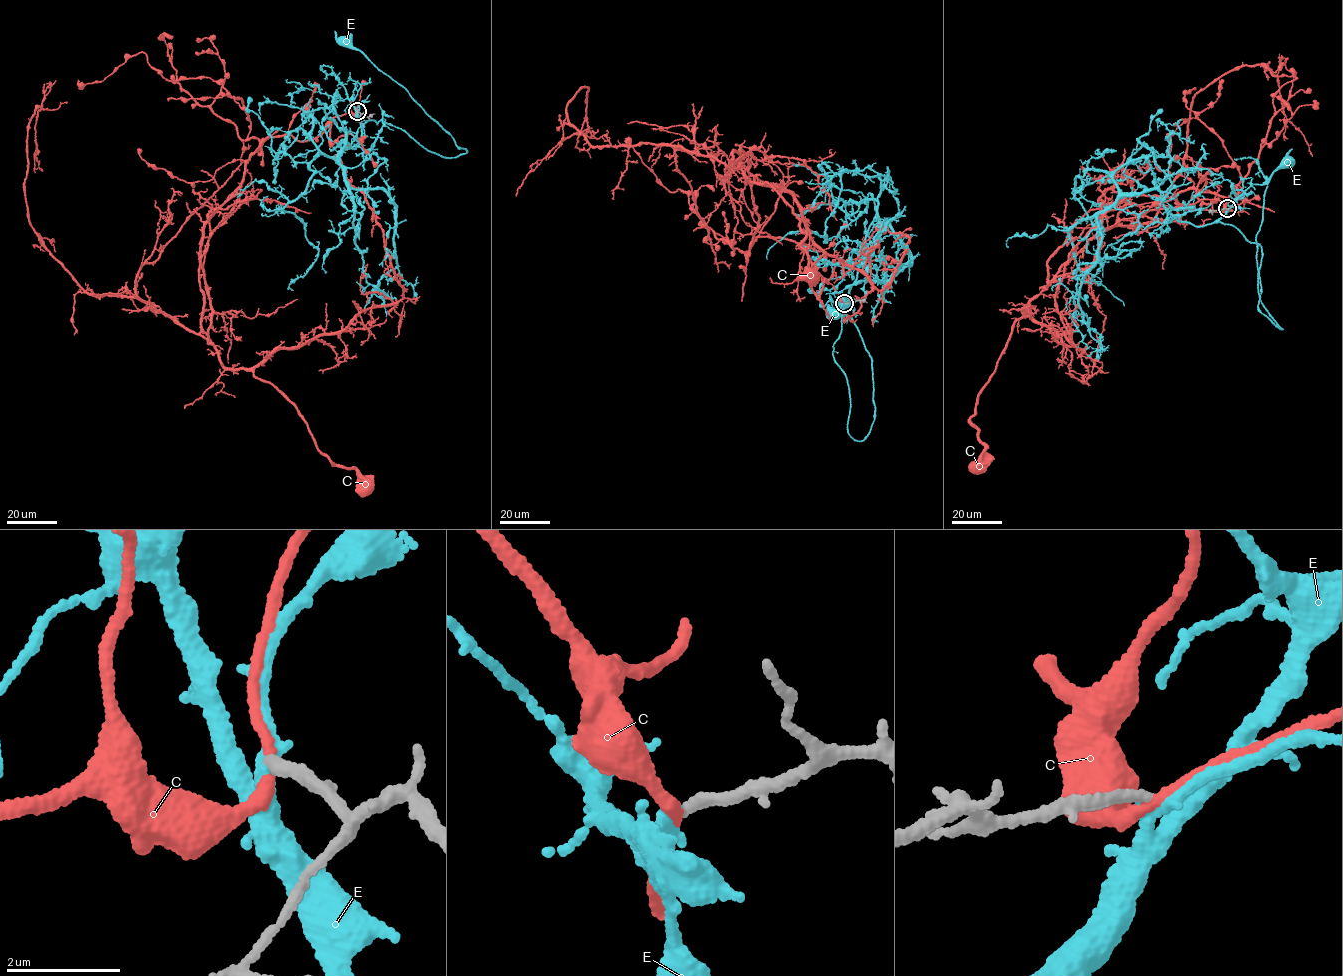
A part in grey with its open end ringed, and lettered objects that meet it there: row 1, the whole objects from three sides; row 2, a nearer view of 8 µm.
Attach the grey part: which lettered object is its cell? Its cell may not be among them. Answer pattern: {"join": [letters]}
{"join": ["E"]}

